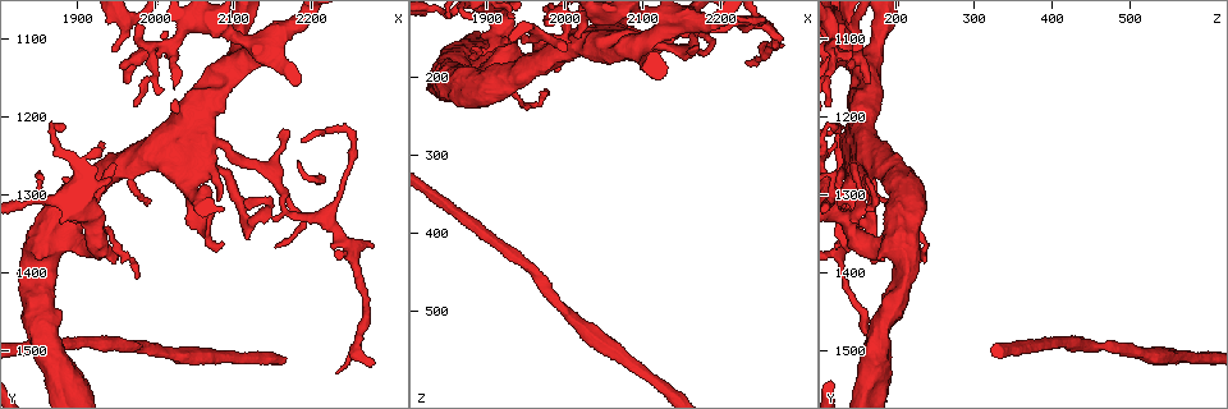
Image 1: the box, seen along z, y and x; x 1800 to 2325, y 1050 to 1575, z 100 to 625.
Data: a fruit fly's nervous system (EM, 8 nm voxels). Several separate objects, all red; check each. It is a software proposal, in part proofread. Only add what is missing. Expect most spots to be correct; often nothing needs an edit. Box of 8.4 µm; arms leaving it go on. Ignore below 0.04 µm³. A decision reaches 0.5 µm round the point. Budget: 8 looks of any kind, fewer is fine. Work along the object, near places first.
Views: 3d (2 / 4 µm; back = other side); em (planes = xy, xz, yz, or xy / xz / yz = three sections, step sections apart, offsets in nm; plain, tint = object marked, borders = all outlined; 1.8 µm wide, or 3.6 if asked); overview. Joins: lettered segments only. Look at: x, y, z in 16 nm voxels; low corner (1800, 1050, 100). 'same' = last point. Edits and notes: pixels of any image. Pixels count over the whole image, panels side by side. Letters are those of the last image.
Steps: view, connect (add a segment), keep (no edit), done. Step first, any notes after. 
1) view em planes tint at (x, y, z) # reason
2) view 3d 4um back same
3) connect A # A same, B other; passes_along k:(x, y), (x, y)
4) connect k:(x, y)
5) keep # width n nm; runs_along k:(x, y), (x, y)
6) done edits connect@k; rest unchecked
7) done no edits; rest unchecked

view em xy step 16 tint at (2170, 1315, 145) # a narrow waist

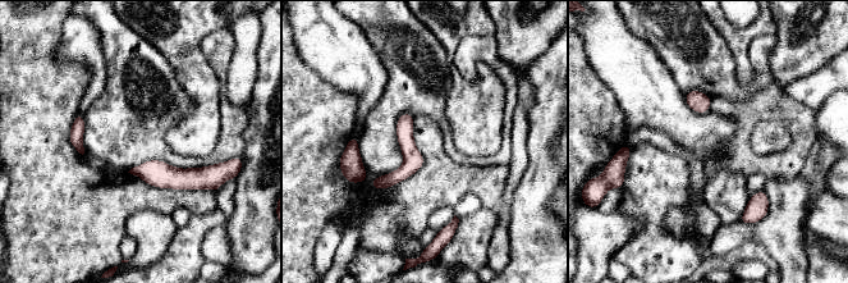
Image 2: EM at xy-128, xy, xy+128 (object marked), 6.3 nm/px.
view em xy step 16 borders same # what lies round it

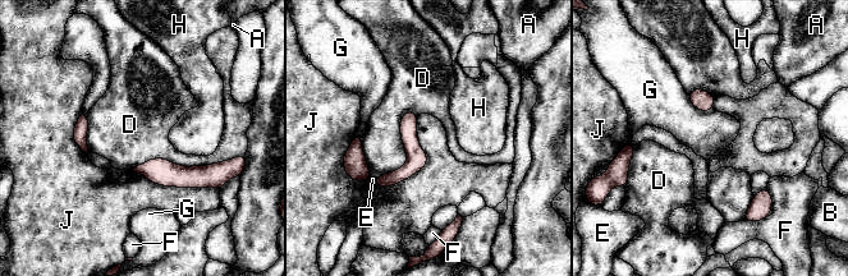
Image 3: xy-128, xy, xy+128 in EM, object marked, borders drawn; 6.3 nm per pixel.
keep # A other, B other, D other, E other, F other, G other, H other, J other; border 3:(132, 170), (156, 184), (215, 189); no lettered segment goes on from it

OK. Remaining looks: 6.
view em planes borders at (1965, 1155, 165) # an open end

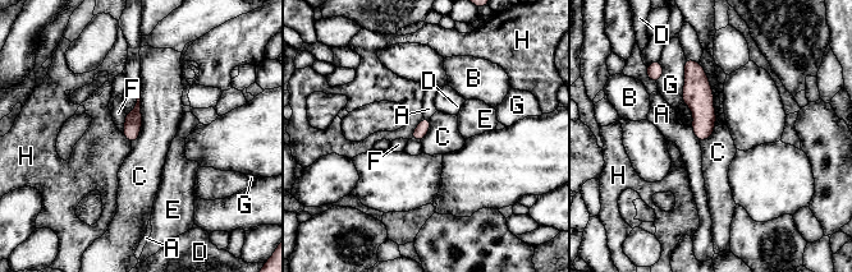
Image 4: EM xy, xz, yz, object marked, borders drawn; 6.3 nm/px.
keep # A other, B other, C other, D other, E other, F other, G other, H other; border 4:(141, 92), (141, 133), (132, 144); no lettered segment goes on from it

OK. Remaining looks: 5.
view em yz step 16 tint at (1945, 1385, 180) # branch stops here

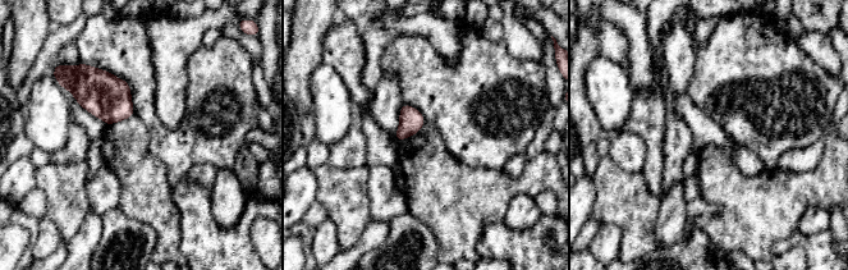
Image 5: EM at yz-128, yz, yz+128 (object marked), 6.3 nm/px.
view em yz step 16 borders same

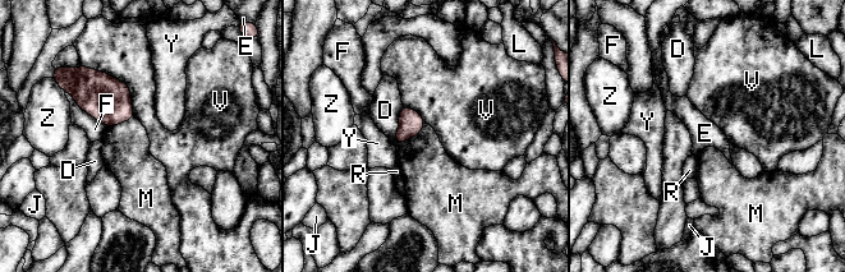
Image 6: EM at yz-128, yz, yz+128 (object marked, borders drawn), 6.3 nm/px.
keep # D other, E other, F other, J other, L other, M other, R other, V other, Y other, Z other; none of them fits

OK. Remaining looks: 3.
done no edits; rest unchecked

